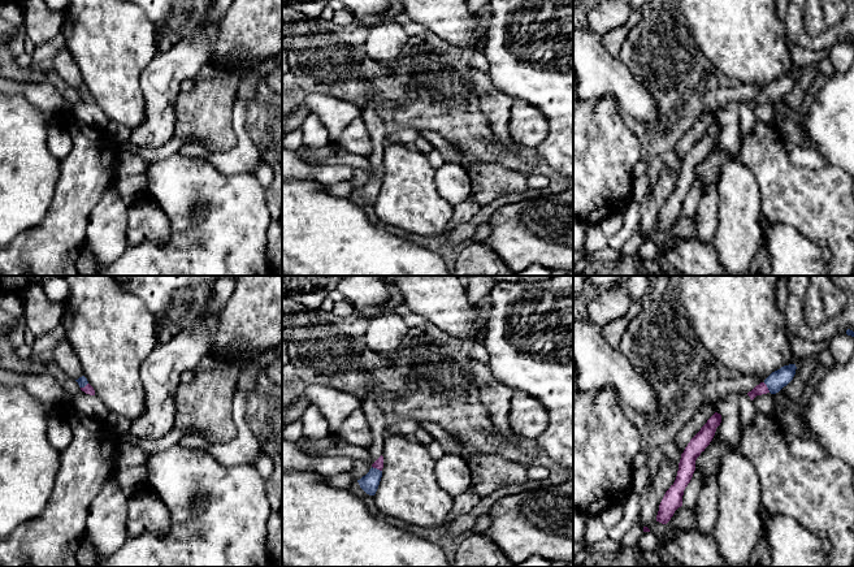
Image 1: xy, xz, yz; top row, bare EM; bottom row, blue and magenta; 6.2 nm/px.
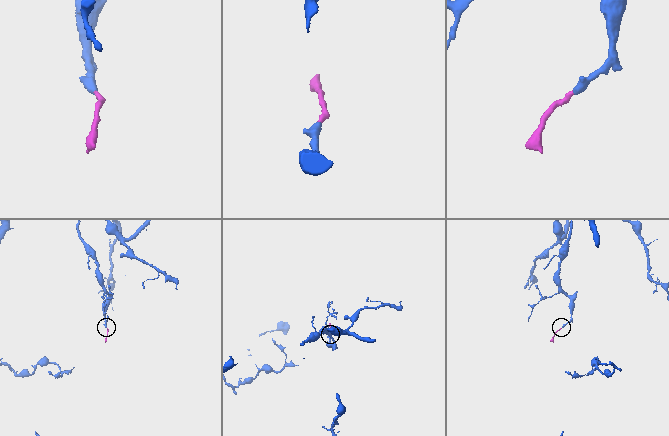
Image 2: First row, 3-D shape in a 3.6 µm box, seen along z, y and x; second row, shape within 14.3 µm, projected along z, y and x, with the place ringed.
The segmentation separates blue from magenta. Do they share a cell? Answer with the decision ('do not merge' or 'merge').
merge

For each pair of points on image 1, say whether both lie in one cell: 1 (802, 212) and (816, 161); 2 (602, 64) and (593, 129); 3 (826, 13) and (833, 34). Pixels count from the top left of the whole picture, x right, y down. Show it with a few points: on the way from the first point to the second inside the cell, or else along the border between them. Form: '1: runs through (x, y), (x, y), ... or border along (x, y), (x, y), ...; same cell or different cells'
1: border along (788, 154), (788, 158), (801, 167), (828, 165); different cells
2: border along (586, 99), (610, 94), (623, 115); different cells
3: border along (840, 21), (818, 35), (810, 35), (803, 27); different cells

